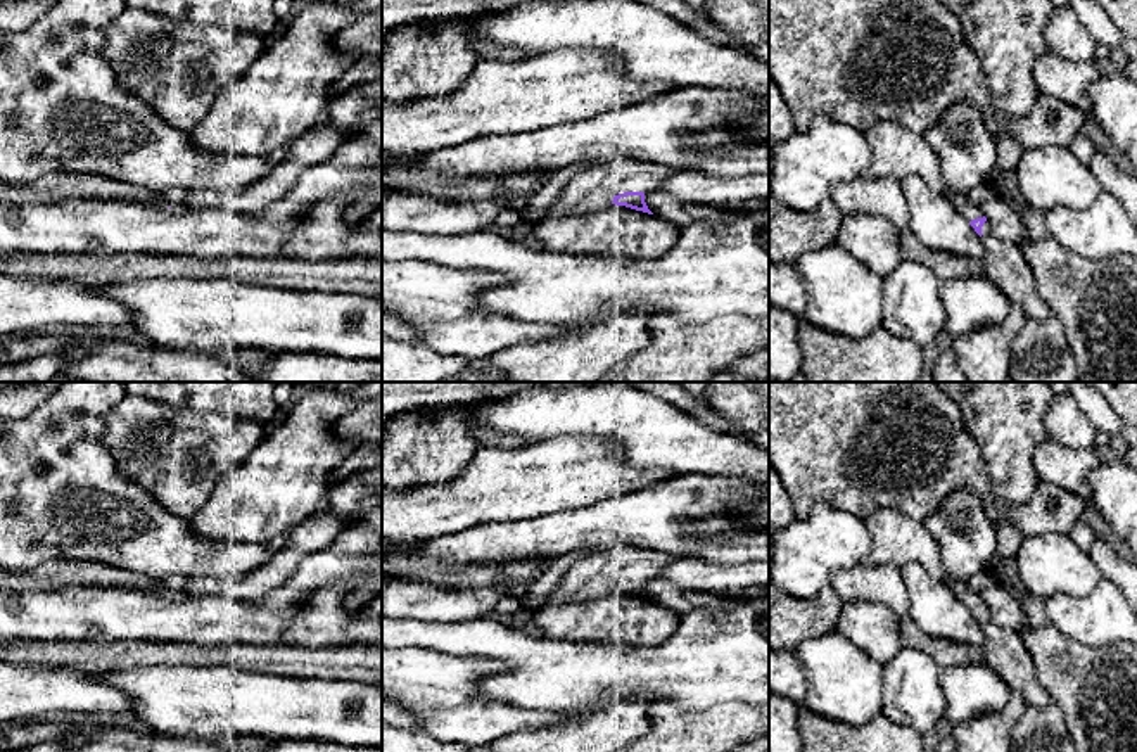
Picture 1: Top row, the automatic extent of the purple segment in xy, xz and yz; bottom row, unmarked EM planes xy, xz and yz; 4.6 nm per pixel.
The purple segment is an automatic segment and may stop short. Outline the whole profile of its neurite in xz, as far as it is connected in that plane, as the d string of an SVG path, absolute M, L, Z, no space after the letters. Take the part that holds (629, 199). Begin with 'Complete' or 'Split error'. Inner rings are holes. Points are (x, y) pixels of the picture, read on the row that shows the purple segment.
Complete. M643 192L619 194L619 195L613 197L612 204L626 206L626 207L631 207L631 209L636 209L636 211L643 211L643 213L653 214L648 209L646 202L645 202L645 194Z

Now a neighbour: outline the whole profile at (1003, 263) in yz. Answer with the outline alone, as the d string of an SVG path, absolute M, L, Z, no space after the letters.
M994 233L981 237L983 275L1016 304L1028 320L1044 320L1051 313L1049 306L1035 290L1035 278L1032 268L1023 258L1018 245L997 239Z

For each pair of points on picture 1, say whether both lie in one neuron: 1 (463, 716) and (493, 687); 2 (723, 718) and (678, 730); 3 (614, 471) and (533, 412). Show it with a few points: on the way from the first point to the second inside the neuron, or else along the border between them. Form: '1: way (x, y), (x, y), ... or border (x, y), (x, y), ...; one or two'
1: border (467, 657), (505, 668), (481, 695), (522, 706); two
2: way (712, 728), (688, 728); one
3: border (607, 436), (550, 436), (536, 441); two

